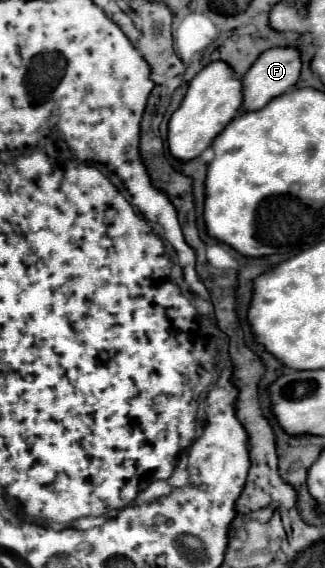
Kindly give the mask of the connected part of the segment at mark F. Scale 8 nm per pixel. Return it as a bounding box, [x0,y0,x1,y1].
[243,47,301,111]

